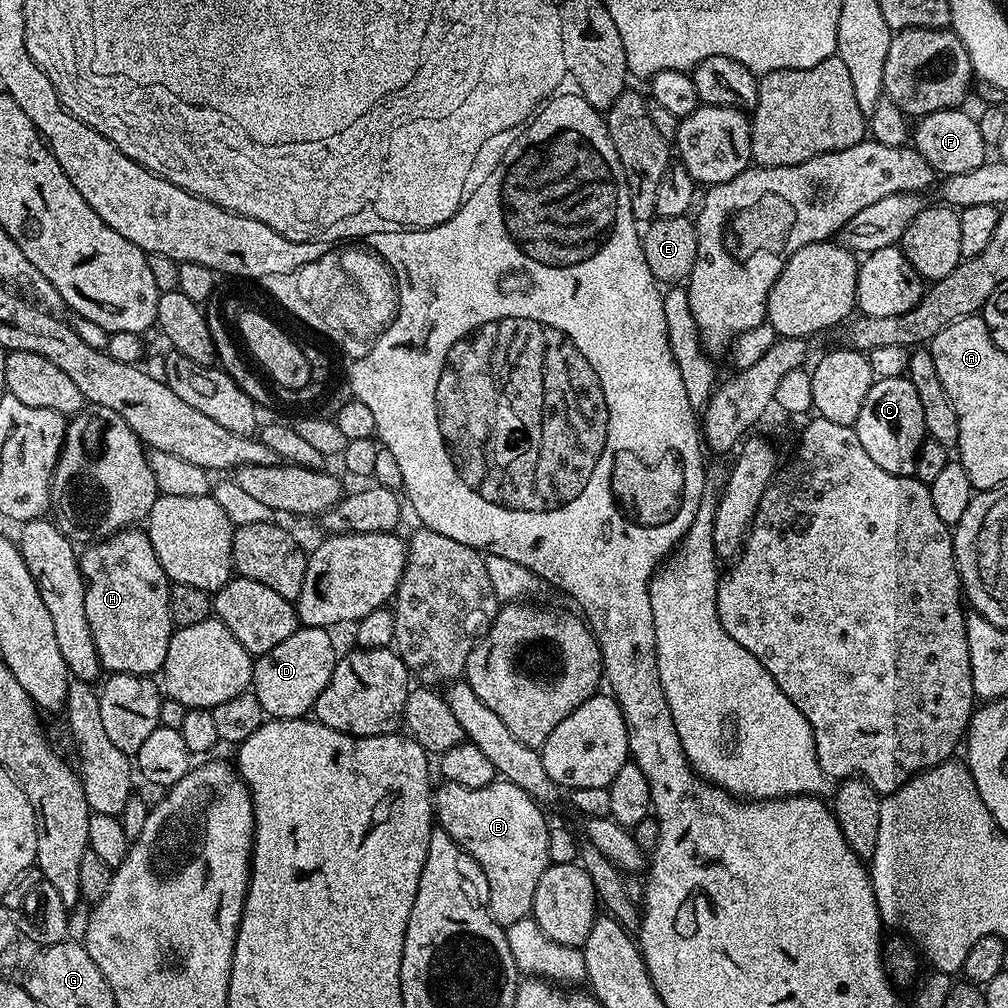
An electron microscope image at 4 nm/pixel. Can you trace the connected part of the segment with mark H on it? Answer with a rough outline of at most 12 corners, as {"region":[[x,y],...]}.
{"region":[[133,526],[78,556],[105,673],[152,676],[170,581]]}

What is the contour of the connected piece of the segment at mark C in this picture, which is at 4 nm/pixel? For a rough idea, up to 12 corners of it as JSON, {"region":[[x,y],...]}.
{"region":[[907,375],[873,379],[854,427],[882,470],[916,475],[926,439]]}

